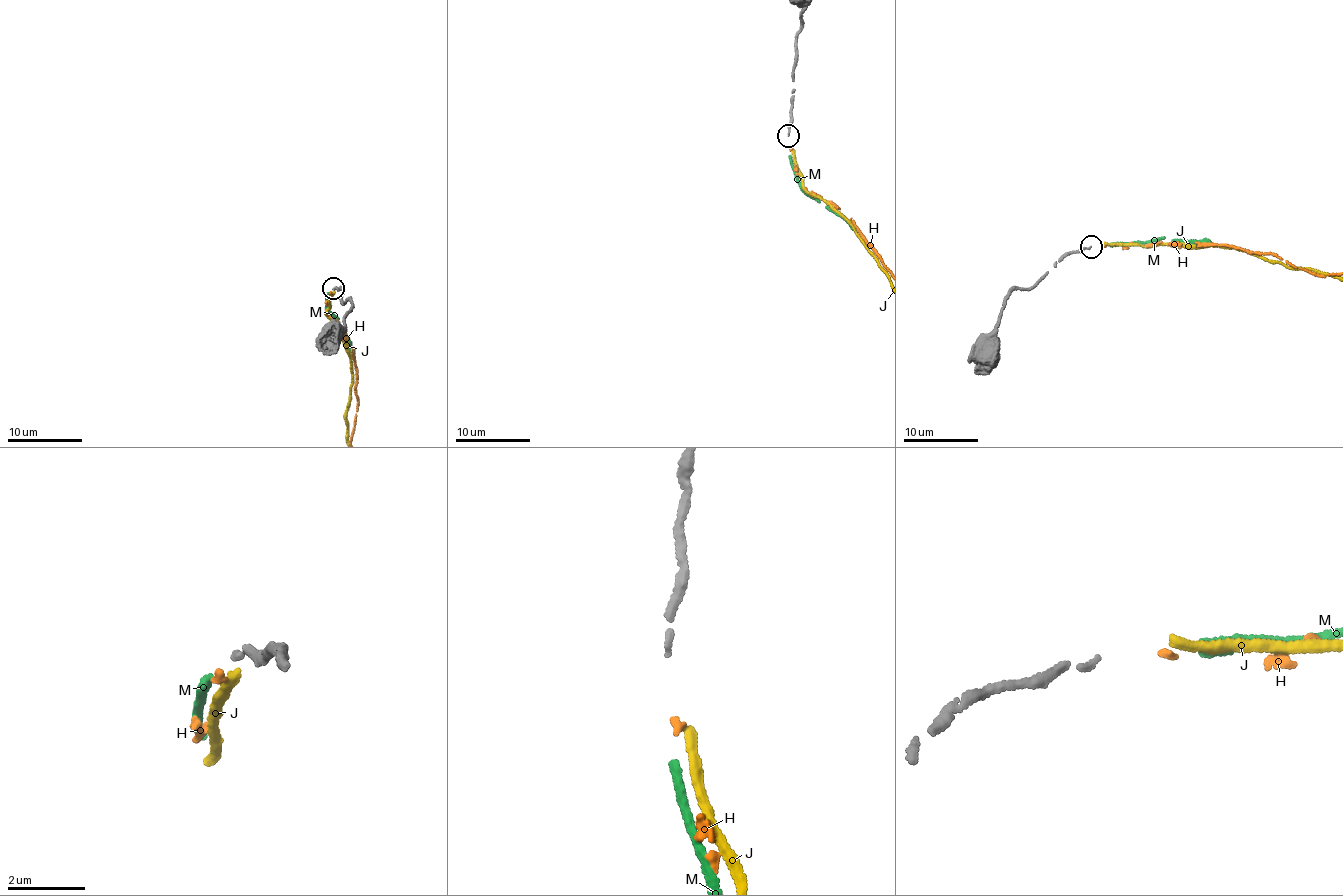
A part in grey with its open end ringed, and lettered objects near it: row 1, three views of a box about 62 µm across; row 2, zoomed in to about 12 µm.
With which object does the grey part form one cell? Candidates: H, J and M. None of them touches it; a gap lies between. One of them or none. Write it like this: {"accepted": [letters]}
{"accepted": ["H"]}

